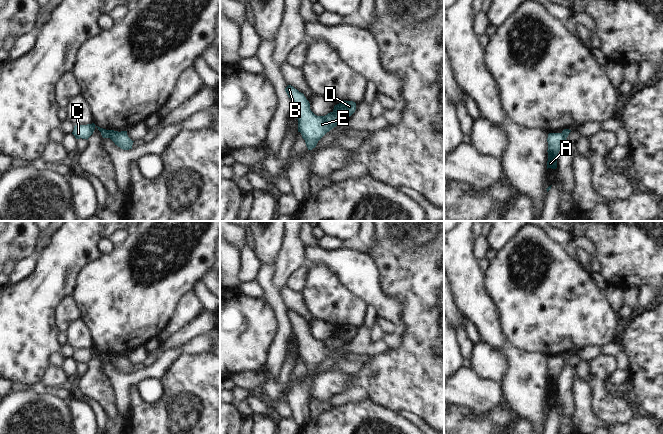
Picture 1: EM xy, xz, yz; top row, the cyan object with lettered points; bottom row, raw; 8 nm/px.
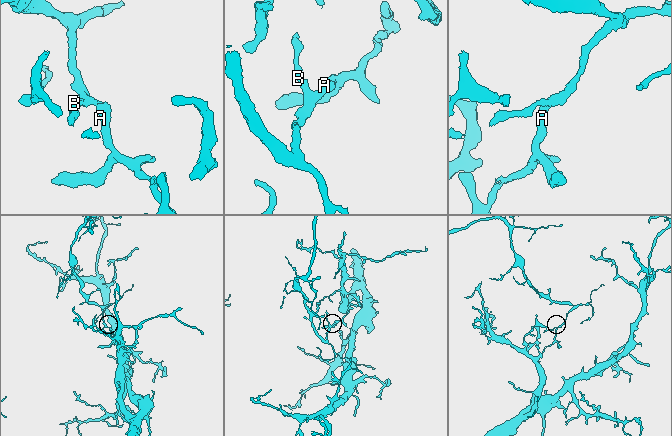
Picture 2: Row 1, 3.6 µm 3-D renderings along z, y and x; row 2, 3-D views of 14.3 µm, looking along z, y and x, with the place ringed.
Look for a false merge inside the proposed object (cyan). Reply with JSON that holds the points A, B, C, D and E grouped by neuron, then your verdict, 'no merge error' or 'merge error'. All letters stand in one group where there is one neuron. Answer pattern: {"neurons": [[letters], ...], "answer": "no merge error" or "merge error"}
{"neurons": [["A", "D"], ["B", "C", "E"]], "answer": "merge error"}

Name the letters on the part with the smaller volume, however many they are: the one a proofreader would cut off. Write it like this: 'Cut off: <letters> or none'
Cut off: B, C, E

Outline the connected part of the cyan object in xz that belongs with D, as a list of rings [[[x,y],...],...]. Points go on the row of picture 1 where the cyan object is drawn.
[[[342,101],[334,106],[333,113],[340,114],[345,118],[350,117],[356,110],[356,103],[353,101]]]

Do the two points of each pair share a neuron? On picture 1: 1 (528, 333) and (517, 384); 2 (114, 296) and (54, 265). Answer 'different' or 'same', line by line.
1: different
2: different

